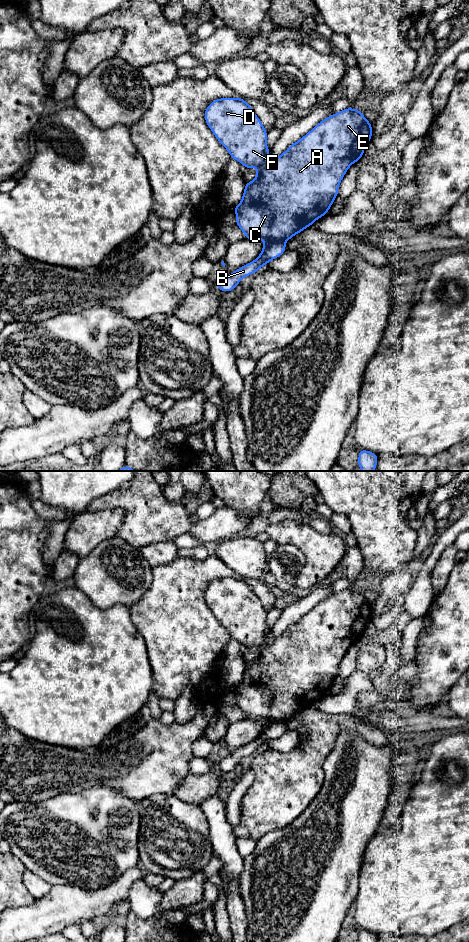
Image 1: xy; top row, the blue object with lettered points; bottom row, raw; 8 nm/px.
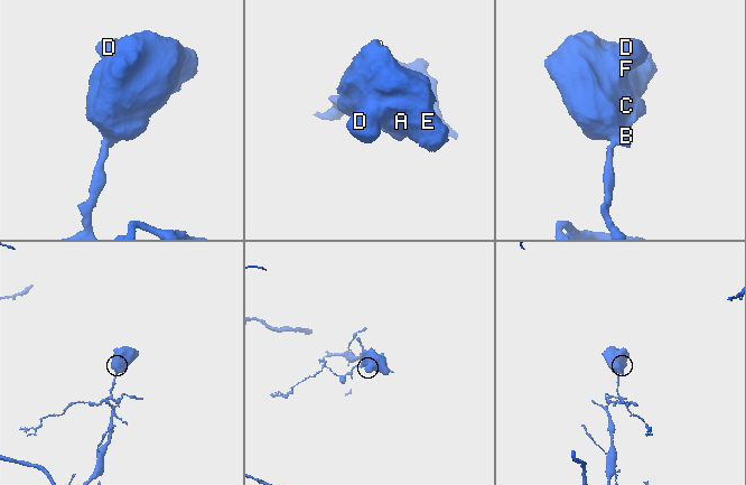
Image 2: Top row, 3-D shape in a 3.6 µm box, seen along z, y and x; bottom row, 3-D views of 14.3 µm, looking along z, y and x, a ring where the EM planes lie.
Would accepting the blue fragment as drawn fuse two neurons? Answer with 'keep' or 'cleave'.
cleave

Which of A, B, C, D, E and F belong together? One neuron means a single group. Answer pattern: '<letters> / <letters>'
A C D E F / B

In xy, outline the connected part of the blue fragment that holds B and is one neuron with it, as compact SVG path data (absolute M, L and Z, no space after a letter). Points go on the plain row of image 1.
M274 722L270 724L254 741L220 759L215 767L224 772L233 771L236 765L241 763L243 757L250 756L259 751L262 746L267 745L271 740L280 737L286 730L285 723L283 722Z

